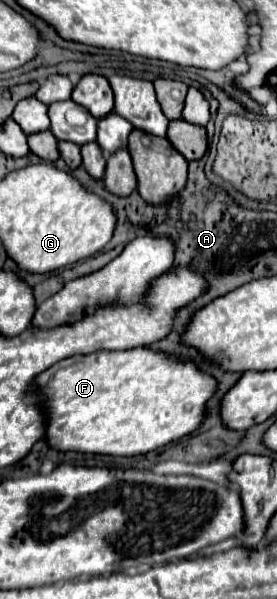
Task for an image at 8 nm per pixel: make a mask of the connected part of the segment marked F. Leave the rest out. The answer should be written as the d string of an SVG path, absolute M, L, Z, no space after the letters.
M152 348L132 350L98 350L92 354L70 356L58 362L36 382L44 396L46 412L50 414L50 426L46 440L56 450L136 456L166 446L178 438L184 438L200 428L206 420L206 404L218 390L218 380L208 372L202 372L194 360L178 354L158 352Z

